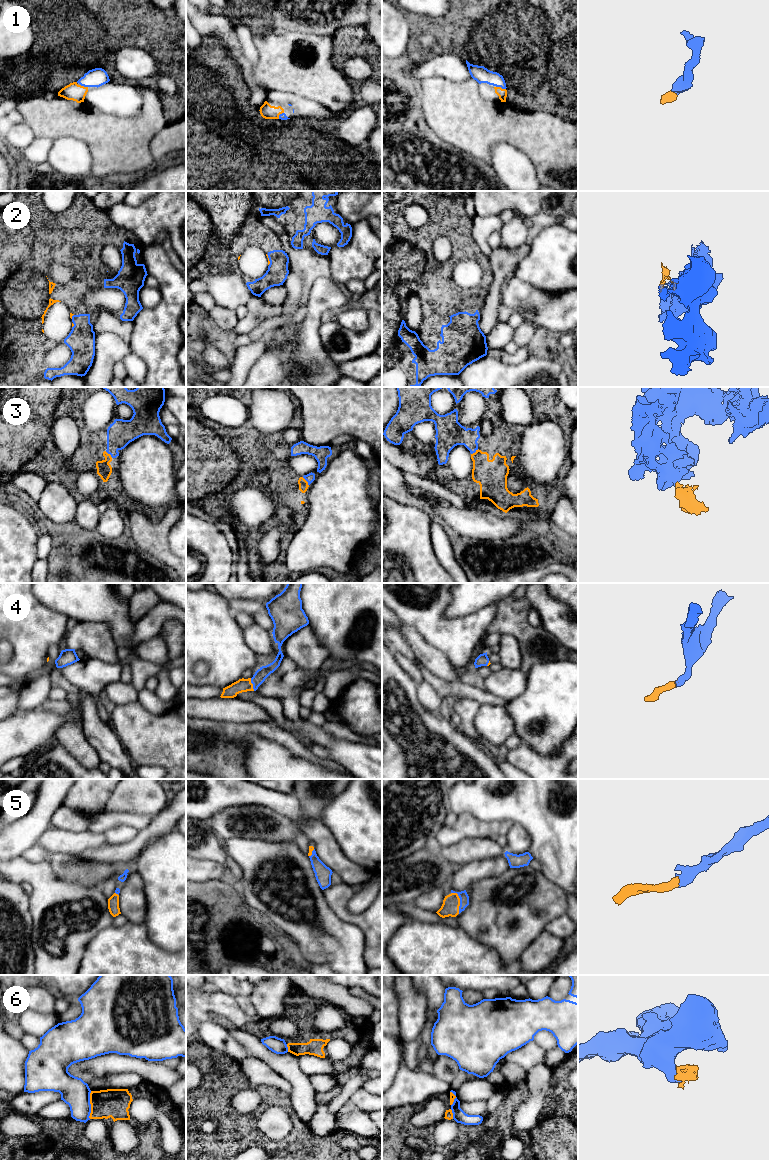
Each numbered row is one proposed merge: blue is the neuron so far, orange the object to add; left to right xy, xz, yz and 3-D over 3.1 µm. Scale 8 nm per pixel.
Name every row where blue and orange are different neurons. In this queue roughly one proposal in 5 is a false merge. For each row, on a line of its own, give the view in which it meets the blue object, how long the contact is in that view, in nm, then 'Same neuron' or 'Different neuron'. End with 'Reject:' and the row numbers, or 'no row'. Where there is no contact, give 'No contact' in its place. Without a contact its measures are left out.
1: Touches blue in yz. Shared border 80 nm. Same neuron
2: Touches blue in xz. Shared border 90 nm. Same neuron
3: Touches blue in xz. Shared border 90 nm. Same neuron
4: Touches blue in xz. Shared border 110 nm. Same neuron
5: Touches blue in yz. Shared border 190 nm. Same neuron
6: Touches blue in xy. Shared border 220 nm. Different neuron
Reject: 6

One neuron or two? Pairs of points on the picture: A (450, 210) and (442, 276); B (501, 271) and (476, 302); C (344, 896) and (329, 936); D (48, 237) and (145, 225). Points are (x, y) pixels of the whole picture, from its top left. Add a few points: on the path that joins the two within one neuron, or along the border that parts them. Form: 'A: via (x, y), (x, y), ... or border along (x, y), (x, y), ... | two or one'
A: via (456, 226), (457, 255), (452, 260) | one
B: border along (489, 263), (492, 281), (481, 309) | two
C: border along (324, 896), (328, 905), (340, 918), (358, 927) | two
D: border along (106, 213), (115, 224), (131, 231), (142, 243) | two

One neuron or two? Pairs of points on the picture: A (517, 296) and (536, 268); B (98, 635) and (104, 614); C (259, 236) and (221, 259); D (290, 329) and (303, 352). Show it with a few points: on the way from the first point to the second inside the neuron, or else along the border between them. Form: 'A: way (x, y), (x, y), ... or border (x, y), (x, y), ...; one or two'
A: border (515, 276), (540, 290), (548, 292); two
B: border (78, 621), (104, 622), (108, 626), (115, 642); two
C: way (250, 236), (244, 236), (230, 250); one
D: border (298, 323), (294, 336), (294, 352), (291, 359); two

